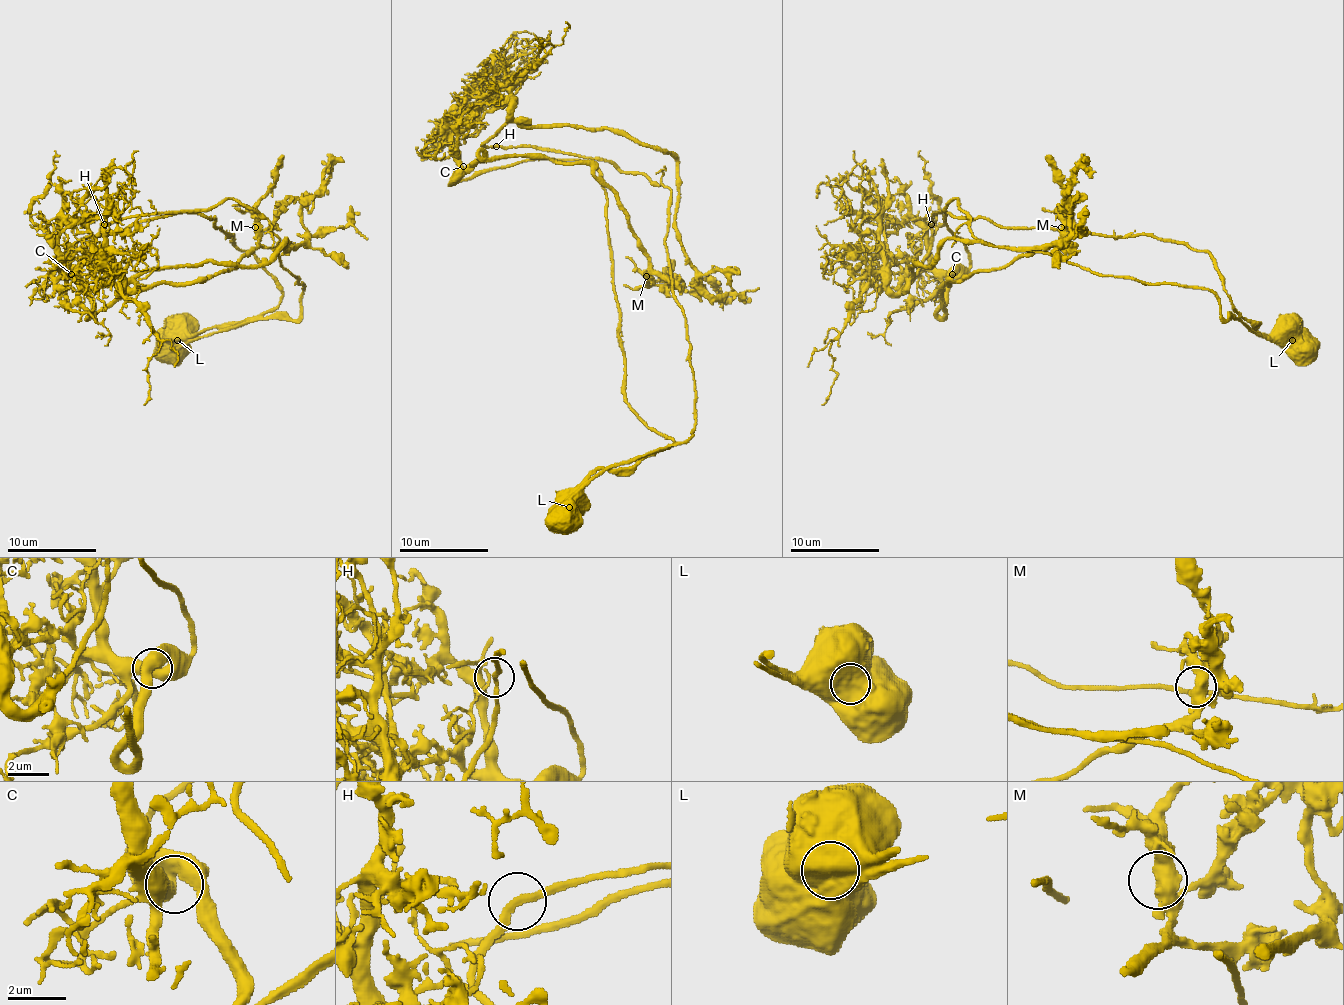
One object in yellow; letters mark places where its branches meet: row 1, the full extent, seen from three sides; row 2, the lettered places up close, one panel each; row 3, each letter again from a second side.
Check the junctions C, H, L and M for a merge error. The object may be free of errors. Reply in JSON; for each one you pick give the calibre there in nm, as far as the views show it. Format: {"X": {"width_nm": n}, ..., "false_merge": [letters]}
{"L": {"width_nm": 1300}, "false_merge": ["L"]}

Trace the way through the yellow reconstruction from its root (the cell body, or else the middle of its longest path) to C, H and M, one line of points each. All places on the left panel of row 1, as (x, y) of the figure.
C: (172, 348), (253, 321), (282, 297), (261, 261), (215, 218), (165, 214), (87, 236), (58, 265), (71, 274)
H: (172, 348), (270, 312), (282, 297), (277, 281), (232, 234), (201, 214), (141, 214), (105, 225)
M: (172, 348), (299, 317), (304, 285), (275, 250), (306, 238), (302, 205), (293, 198), (255, 227)

